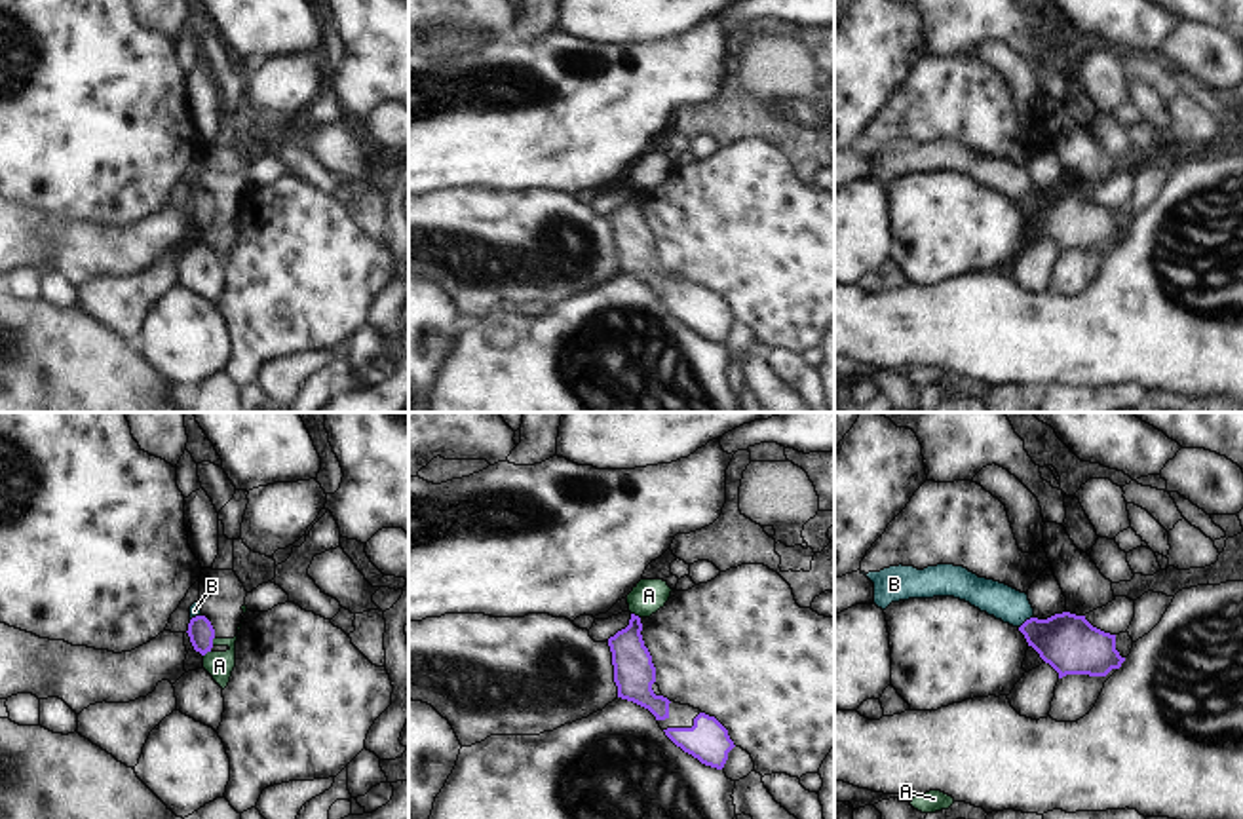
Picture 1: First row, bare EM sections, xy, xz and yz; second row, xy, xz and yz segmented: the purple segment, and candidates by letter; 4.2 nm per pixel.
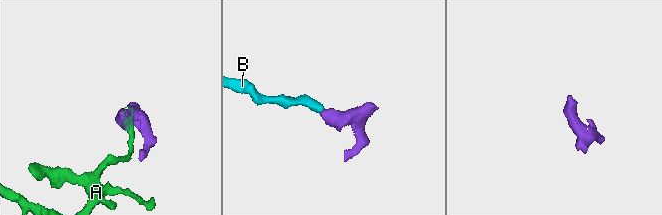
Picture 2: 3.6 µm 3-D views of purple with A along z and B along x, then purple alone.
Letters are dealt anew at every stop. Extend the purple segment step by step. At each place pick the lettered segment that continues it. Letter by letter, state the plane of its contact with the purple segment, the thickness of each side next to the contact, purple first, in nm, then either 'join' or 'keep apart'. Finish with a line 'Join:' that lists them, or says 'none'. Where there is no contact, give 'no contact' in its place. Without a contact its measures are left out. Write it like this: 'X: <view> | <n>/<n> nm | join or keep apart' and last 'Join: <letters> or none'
A: xz | 180/140 nm | keep apart
B: yz | 240/150 nm | join
Join: B

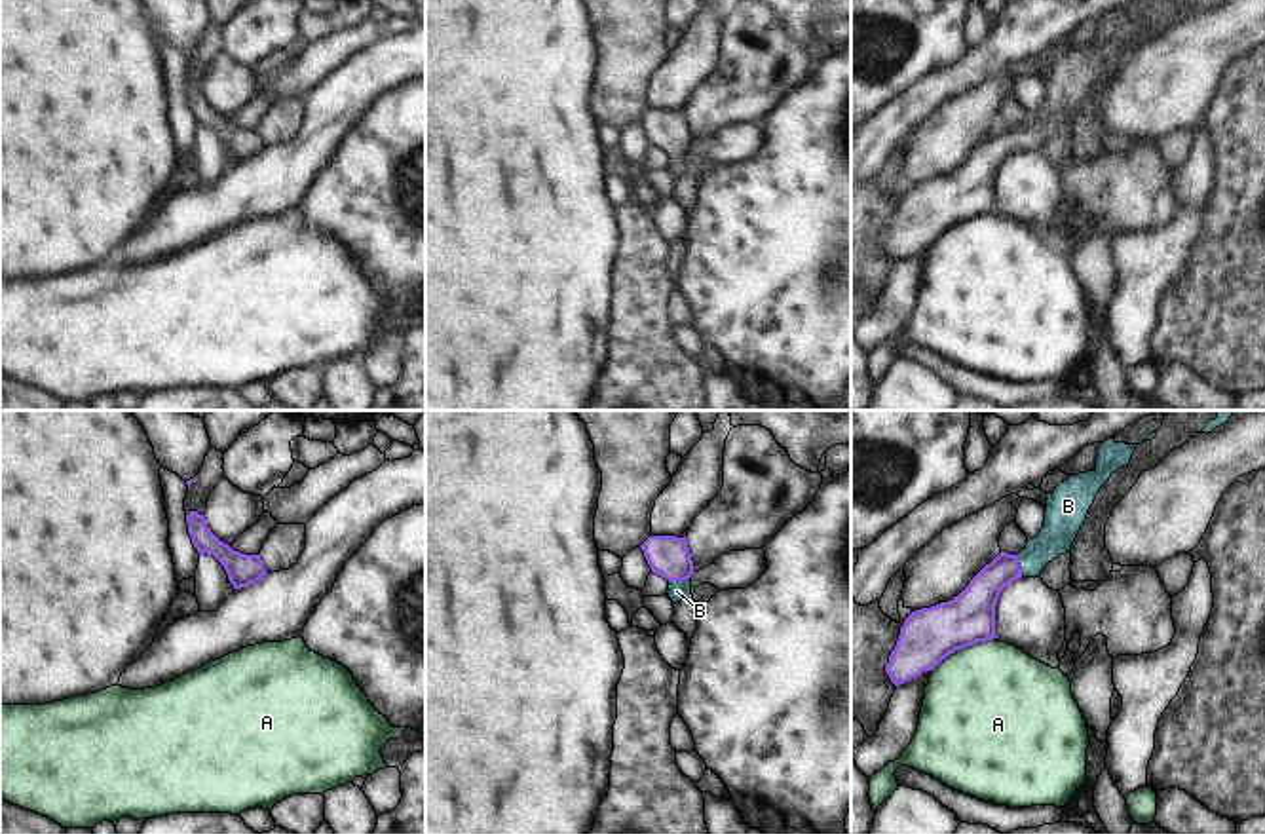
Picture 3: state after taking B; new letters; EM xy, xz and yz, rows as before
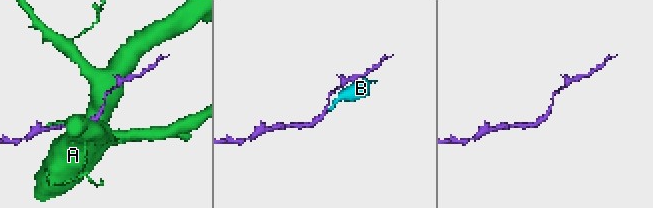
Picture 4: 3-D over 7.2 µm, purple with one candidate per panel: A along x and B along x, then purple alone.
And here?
A: yz | 240/500 nm | keep apart
B: yz | 180/150 nm | join
Join: B

